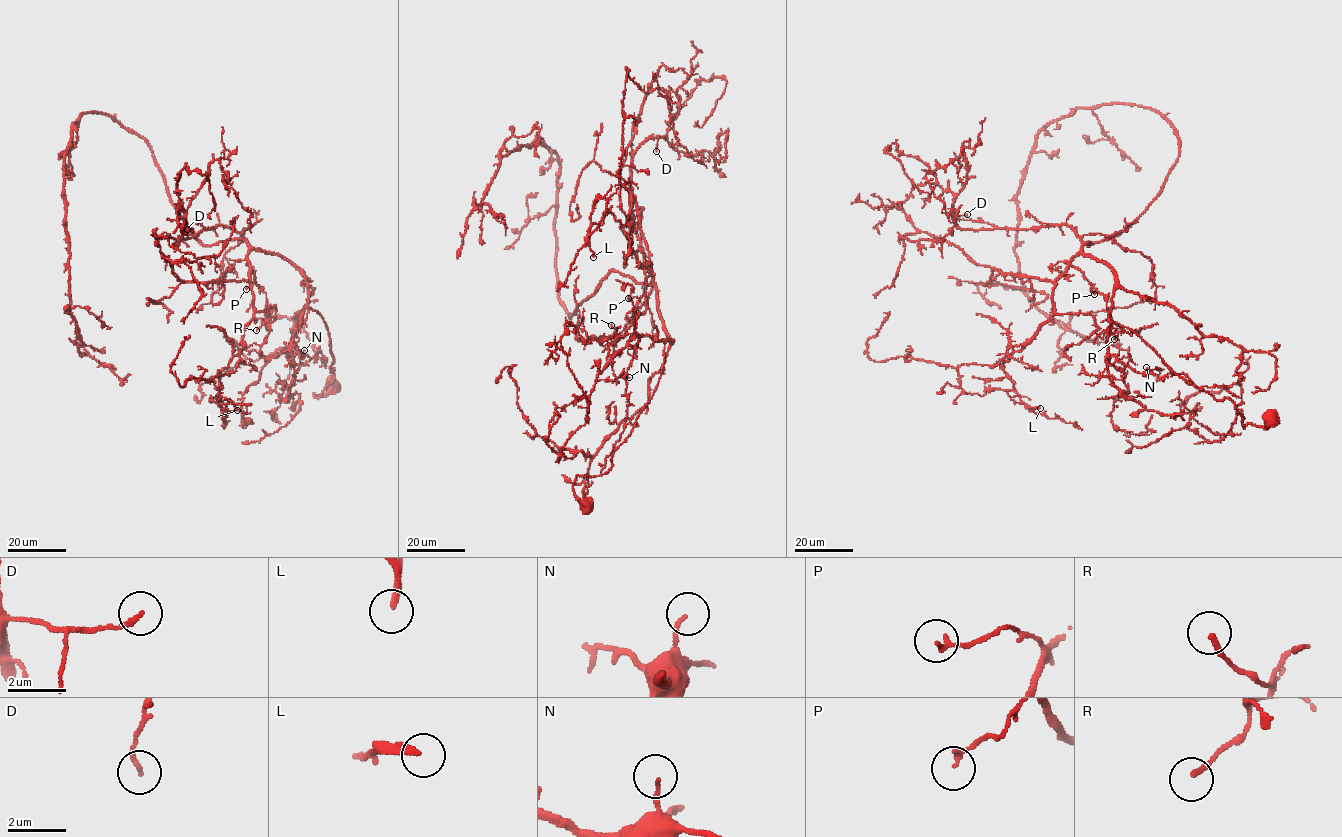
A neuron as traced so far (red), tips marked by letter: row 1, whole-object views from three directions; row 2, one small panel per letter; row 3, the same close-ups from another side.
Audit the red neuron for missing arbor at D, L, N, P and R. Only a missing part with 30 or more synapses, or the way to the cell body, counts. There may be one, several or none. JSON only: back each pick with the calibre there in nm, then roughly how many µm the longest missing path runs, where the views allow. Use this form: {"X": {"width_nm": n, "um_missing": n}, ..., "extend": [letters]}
{"L": {"width_nm": 240, "um_missing": 25}, "extend": ["L"]}

